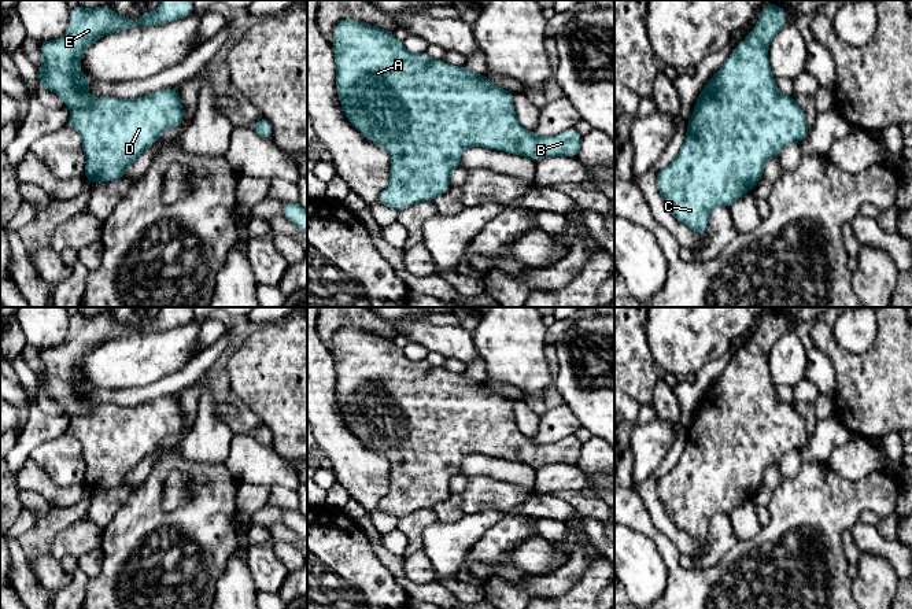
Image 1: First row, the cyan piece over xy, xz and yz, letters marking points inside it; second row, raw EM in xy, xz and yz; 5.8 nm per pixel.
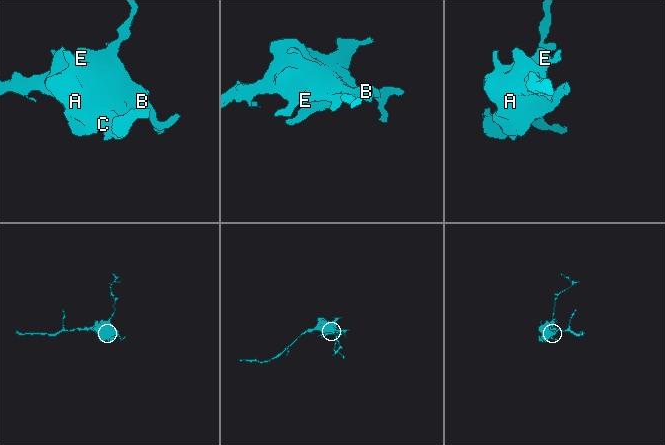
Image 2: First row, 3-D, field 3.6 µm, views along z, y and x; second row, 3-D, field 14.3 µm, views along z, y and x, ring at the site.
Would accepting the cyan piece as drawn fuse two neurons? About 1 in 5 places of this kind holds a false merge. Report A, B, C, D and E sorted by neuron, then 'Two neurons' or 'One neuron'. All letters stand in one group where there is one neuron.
Groups: A B C D E. One neuron

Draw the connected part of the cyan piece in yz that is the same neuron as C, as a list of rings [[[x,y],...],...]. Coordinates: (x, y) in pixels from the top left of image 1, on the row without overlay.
[[[776,310],[763,313],[753,337],[734,355],[723,374],[698,401],[677,464],[660,476],[656,484],[656,494],[671,521],[699,543],[706,543],[708,527],[716,514],[731,514],[746,499],[753,499],[756,491],[764,484],[765,469],[779,464],[790,450],[801,451],[808,443],[809,432],[802,416],[794,403],[779,399],[768,368],[771,348],[784,332],[786,318],[780,313]]]

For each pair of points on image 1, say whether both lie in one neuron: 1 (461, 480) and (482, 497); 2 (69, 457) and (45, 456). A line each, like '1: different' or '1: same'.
1: different
2: same

